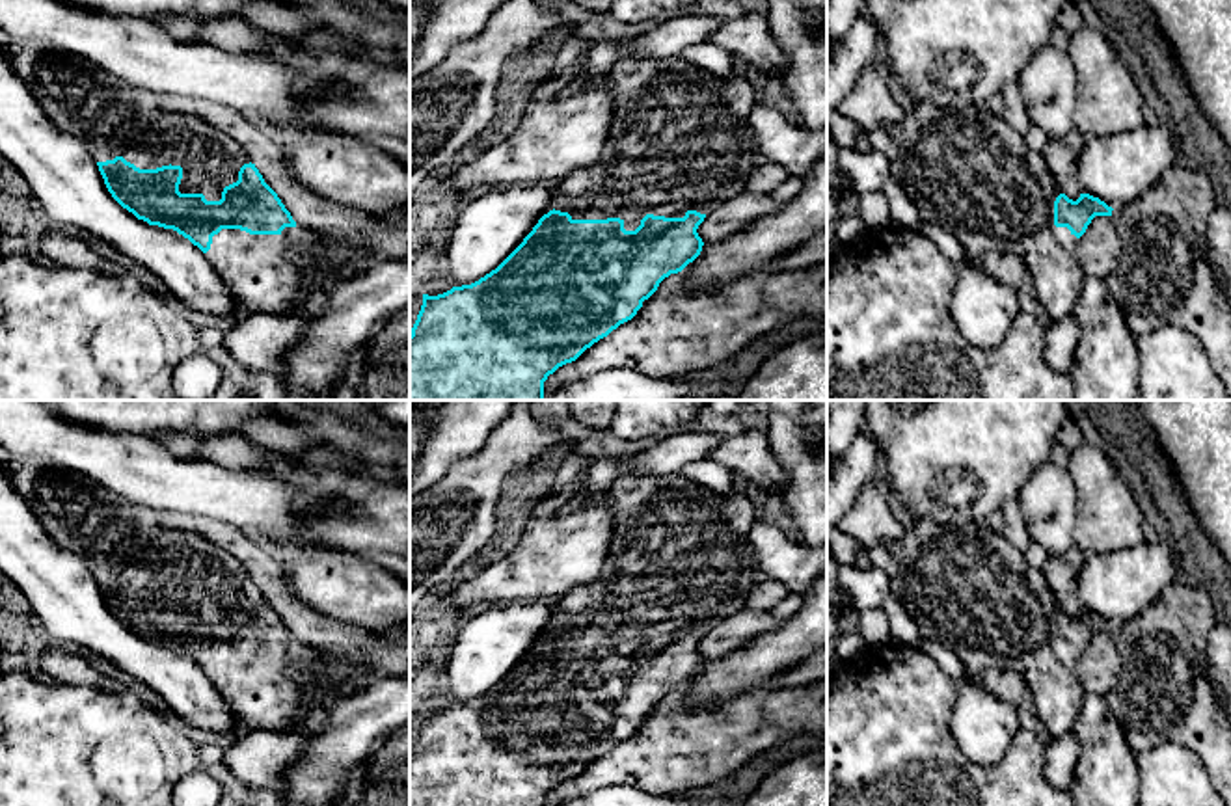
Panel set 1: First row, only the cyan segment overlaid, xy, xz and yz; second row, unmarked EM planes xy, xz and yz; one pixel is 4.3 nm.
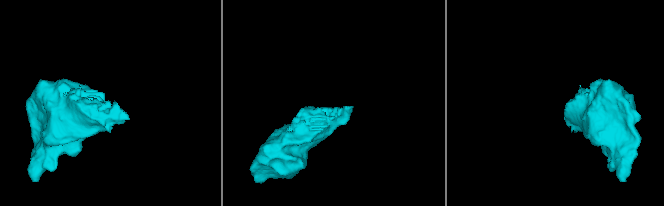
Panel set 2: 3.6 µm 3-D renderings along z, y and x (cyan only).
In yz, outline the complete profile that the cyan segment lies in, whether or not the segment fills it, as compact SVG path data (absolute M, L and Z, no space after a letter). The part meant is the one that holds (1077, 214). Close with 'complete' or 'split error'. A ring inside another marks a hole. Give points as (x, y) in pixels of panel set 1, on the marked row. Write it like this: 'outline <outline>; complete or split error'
outline M916 102L898 125L881 128L900 147L888 173L924 220L950 231L972 262L980 262L989 249L1017 255L1028 268L1035 296L1050 320L1073 315L1086 279L1076 261L1078 238L1095 216L1112 216L1112 207L1089 194L1069 199L1058 188L1045 156L1030 149L1024 134L1002 115L991 114L985 104L948 110L935 102Z; split error

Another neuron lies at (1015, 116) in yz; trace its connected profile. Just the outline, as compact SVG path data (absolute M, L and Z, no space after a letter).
M1009 82L1002 89L1002 101L1004 101L1004 114L1002 119L1013 127L1017 132L1026 134L1028 128L1032 127L1032 121L1026 114L1022 95L1019 91L1019 82Z

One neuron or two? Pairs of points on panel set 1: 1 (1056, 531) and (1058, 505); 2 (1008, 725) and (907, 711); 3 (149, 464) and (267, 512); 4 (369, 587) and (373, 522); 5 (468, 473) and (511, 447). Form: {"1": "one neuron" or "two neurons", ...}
{"1": "one neuron", "2": "two neurons", "3": "one neuron", "4": "two neurons", "5": "one neuron"}

